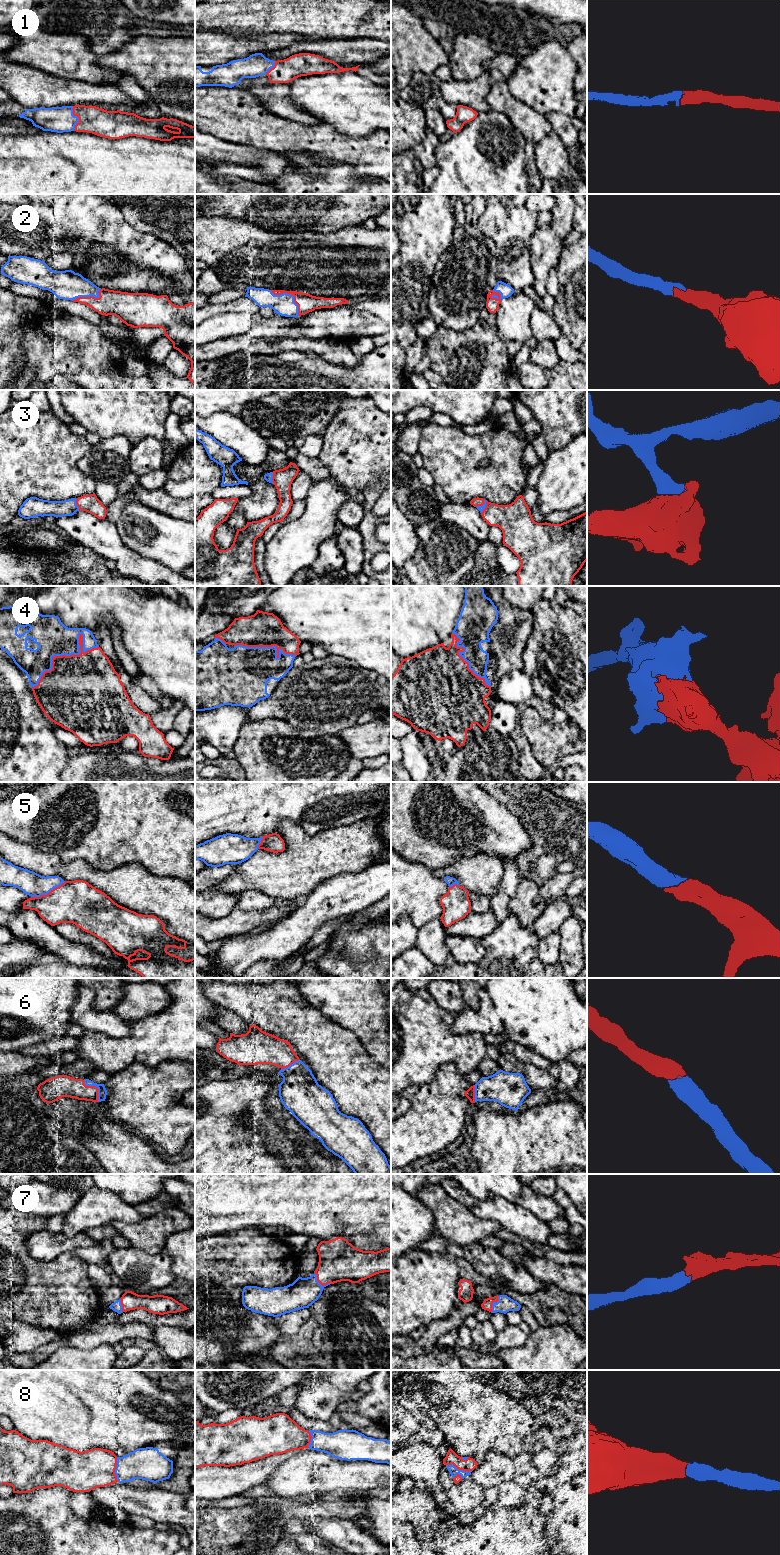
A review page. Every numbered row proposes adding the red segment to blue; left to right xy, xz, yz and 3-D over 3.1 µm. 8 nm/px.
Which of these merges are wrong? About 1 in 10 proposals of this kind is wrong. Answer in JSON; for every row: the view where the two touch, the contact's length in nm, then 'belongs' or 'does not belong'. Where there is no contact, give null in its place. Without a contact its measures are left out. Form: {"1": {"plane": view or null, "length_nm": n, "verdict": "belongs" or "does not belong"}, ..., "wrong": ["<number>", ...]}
{"1": {"plane": "xy", "length_nm": 200, "verdict": "belongs"}, "2": {"plane": "xz", "length_nm": 300, "verdict": "belongs"}, "3": {"plane": "xy", "length_nm": 100, "verdict": "belongs"}, "4": {"plane": "xy", "length_nm": 650, "verdict": "belongs"}, "5": {"plane": "xy", "length_nm": 300, "verdict": "belongs"}, "6": {"plane": "xy", "length_nm": 220, "verdict": "belongs"}, "7": {"plane": "xz", "length_nm": 170, "verdict": "belongs"}, "8": {"plane": "yz", "length_nm": 220, "verdict": "belongs"}, "wrong": []}

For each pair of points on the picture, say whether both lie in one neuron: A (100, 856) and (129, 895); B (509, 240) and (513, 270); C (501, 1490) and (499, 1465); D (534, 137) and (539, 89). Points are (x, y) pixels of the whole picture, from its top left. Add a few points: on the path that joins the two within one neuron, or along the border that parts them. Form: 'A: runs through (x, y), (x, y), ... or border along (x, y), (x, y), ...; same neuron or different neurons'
A: border along (87, 863), (101, 870), (111, 870), (133, 863); different neurons
B: runs through (511, 247), (513, 263); same neuron
C: border along (513, 1479), (500, 1482), (494, 1488); different neurons
D: border along (517, 98), (545, 115); different neurons

